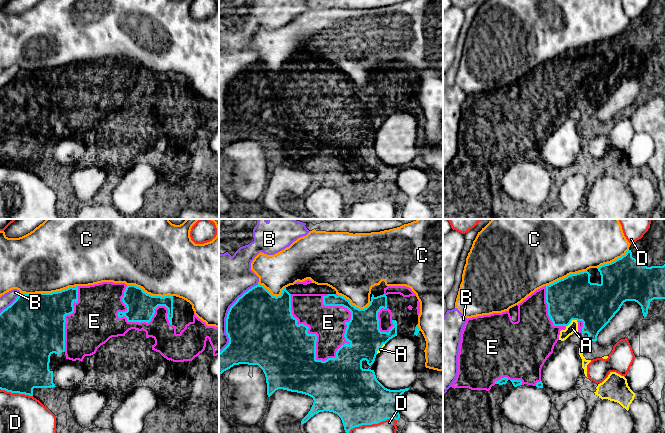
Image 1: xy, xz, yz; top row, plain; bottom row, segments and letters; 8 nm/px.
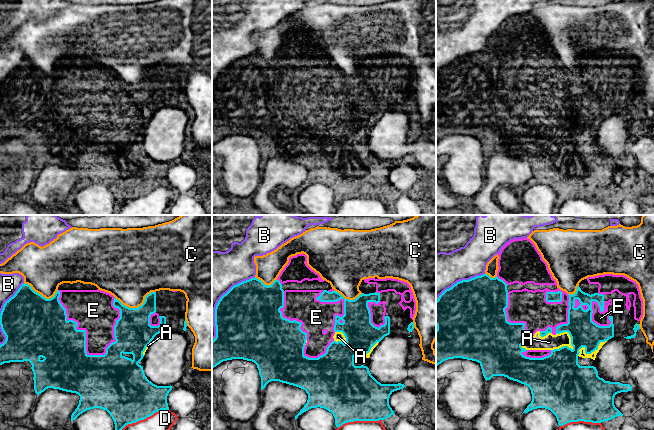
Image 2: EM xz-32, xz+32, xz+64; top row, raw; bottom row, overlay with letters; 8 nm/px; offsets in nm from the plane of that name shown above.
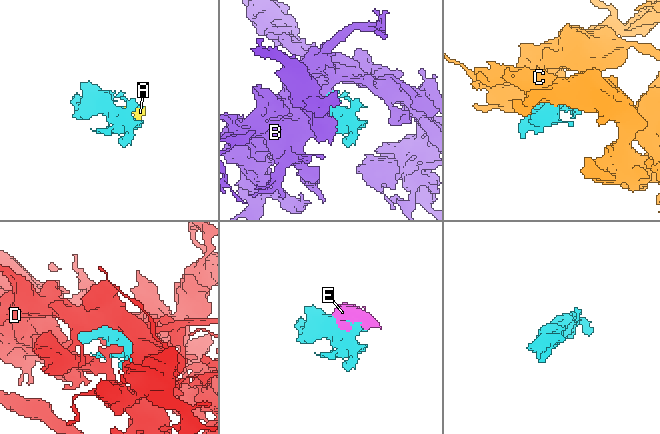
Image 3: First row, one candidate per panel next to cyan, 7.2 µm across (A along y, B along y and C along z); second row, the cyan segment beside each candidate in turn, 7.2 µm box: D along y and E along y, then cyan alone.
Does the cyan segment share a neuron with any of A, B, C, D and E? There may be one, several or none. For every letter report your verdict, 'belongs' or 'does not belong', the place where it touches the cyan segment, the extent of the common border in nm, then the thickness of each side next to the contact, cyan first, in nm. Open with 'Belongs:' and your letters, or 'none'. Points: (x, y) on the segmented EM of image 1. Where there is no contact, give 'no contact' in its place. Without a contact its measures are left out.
Belongs: A, E
A: belongs; meets cyan in yz at (571, 320); contact 110 nm long; 360 nm thick on the cyan side, 80 nm on the other
B: does not belong; meets cyan in xz at (227, 316); contact 650 nm long; 500 nm thick on the cyan side, 360 nm on the other
C: does not belong; meets cyan in xy at (46, 293); contact 420 nm long; 460 nm thick on the cyan side, 500 nm on the other
D: does not belong; meets cyan in xz at (372, 423); contact 400 nm long; 420 nm thick on the cyan side, 110 nm on the other
E: belongs; meets cyan in xz at (316, 339); contact 650 nm long; 440 nm thick on the cyan side, 280 nm on the other

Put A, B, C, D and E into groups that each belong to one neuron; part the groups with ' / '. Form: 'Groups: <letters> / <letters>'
Groups: A E / B / C / D

